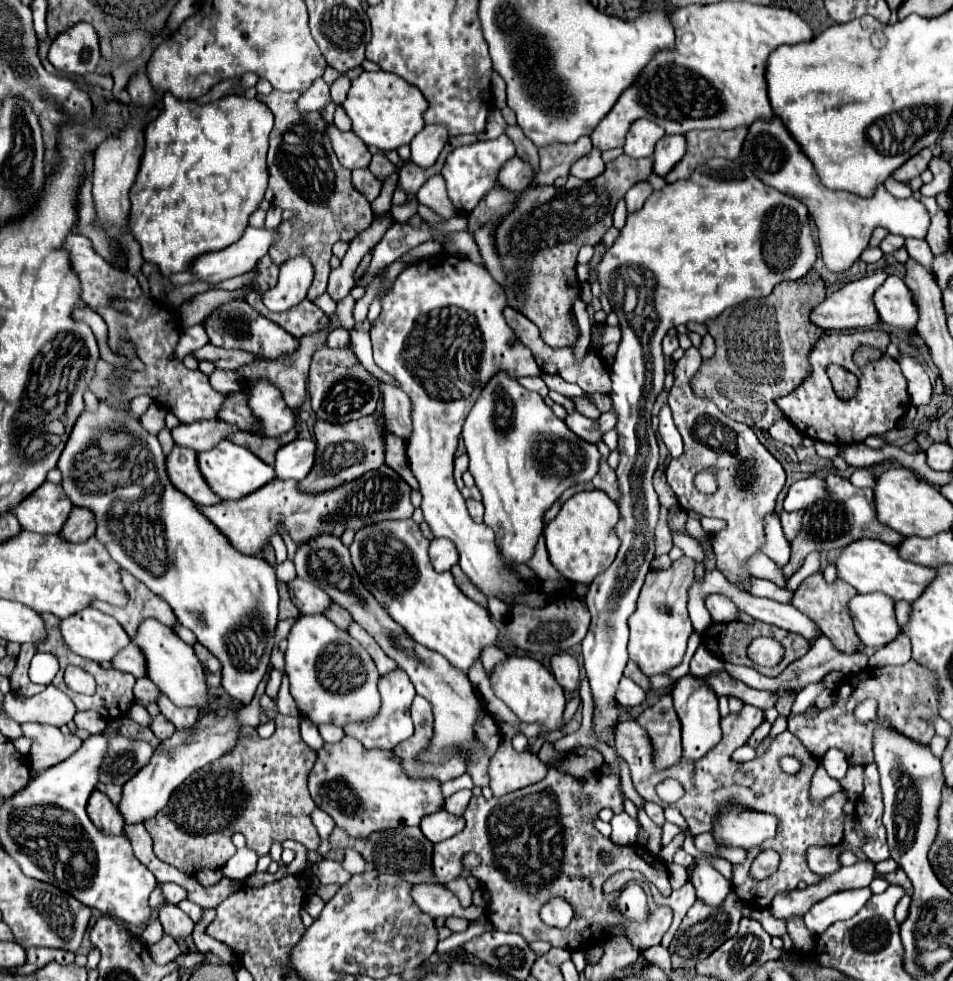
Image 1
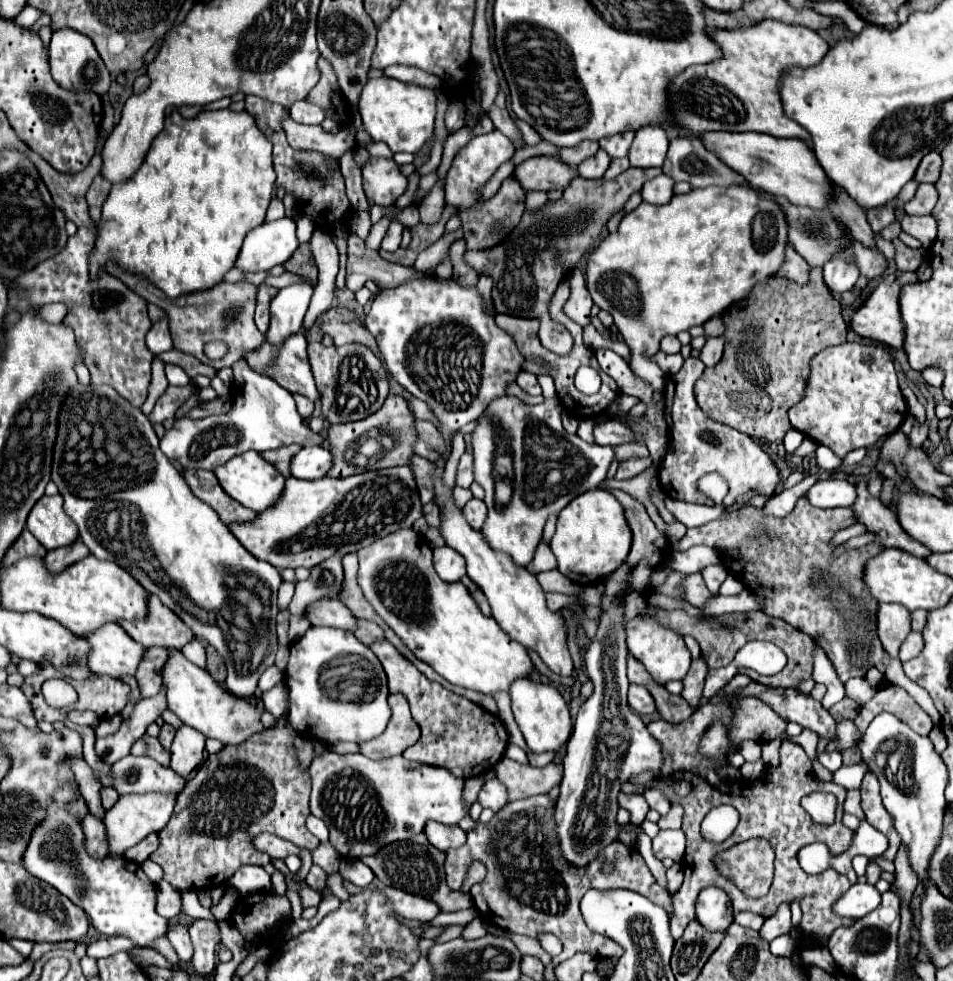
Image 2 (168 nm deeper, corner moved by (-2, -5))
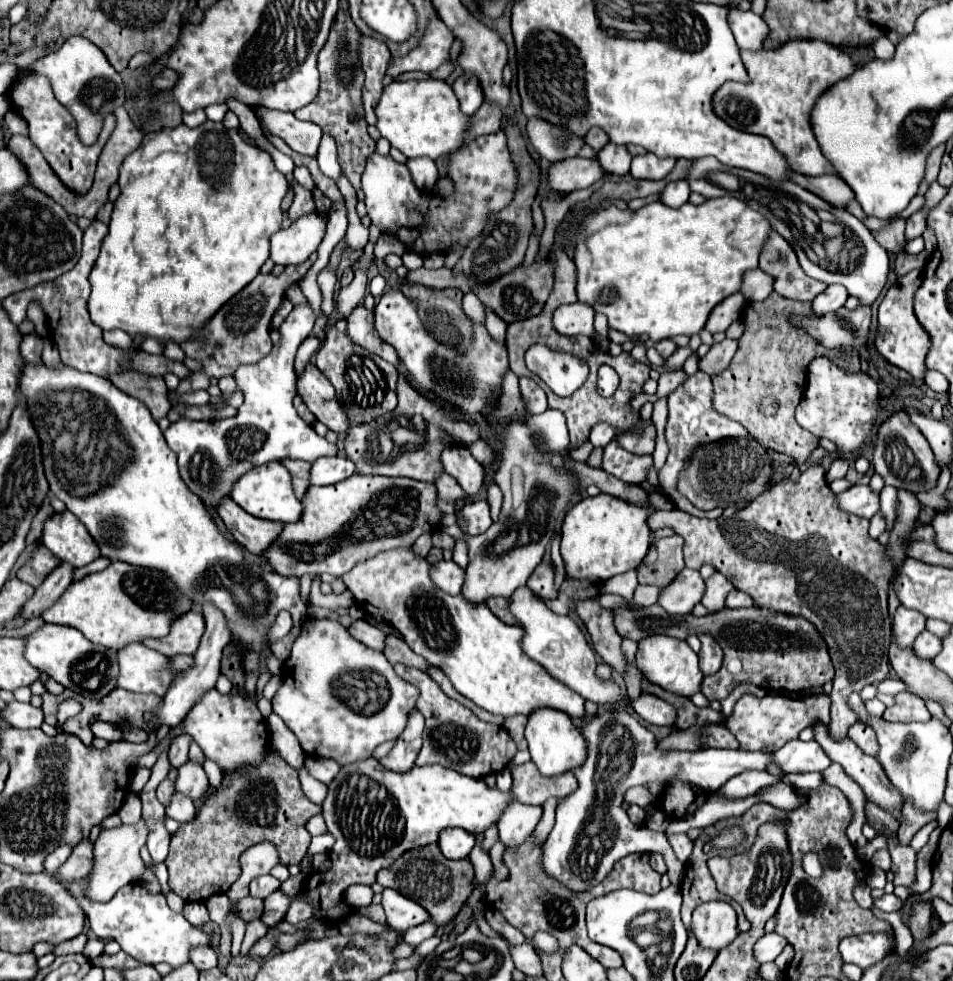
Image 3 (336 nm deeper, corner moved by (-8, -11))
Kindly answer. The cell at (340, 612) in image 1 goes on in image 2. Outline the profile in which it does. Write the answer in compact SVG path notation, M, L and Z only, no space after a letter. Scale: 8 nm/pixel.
M360 619L360 627L354 631L354 635L356 635L364 645L372 645L372 643L384 639L384 631L382 631L374 621L364 621L364 619Z

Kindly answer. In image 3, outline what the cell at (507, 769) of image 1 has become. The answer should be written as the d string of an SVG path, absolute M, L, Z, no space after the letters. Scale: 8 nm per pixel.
M532 761L514 767L512 779L512 795L526 805L542 805L548 797L562 799L578 787L578 781L572 773L544 777Z

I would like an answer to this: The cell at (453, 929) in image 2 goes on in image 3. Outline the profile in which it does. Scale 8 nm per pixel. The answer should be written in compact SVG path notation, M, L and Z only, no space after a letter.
M434 936L428 938L415 948L414 954L427 956L430 953L432 953L440 943L441 943L440 937Z

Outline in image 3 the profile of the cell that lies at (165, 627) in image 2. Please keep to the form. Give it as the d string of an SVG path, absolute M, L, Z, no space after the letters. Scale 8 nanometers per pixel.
M200 611L184 613L182 617L174 619L170 633L162 639L146 639L142 641L146 647L160 651L166 657L174 657L180 653L192 655L198 649L200 637L204 633L204 617Z

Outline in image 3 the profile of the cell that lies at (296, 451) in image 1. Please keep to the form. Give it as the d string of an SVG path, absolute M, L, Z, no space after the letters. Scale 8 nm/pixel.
M318 457L310 469L310 485L334 485L354 473L354 463L346 457Z

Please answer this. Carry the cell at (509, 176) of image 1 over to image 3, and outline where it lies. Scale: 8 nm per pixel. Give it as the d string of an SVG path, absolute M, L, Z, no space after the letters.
M568 159L568 161L556 161L548 169L548 185L550 189L568 195L576 189L590 187L604 175L600 163L596 159Z

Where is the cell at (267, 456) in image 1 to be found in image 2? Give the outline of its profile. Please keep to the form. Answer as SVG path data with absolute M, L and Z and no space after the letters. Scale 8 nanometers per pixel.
M288 445L288 447L282 447L282 449L272 449L272 451L264 451L264 459L270 461L272 465L276 465L276 469L284 475L284 477L290 477L290 461L292 457L296 455L296 451L300 451L302 447L300 445Z

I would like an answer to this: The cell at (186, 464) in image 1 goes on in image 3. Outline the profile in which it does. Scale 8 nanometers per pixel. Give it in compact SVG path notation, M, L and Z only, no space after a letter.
M224 497L216 509L220 521L230 531L230 535L250 553L262 553L282 531L282 523L262 521L240 509L232 497Z

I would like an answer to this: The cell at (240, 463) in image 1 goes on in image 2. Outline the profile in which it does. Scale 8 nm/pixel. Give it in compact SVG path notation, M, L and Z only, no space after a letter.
M246 451L234 459L230 459L228 463L220 465L216 471L216 477L222 485L222 489L232 497L236 499L238 503L242 503L244 507L248 509L254 509L254 511L264 511L268 507L272 507L282 491L284 491L284 477L280 475L280 471L276 471L276 467L272 463L268 463L258 451Z

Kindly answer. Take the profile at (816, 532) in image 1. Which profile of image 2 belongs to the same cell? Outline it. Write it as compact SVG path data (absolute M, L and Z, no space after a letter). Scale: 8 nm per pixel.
M862 479L858 485L858 499L852 505L856 519L860 523L864 523L868 527L870 533L876 535L876 541L882 543L884 547L896 547L902 551L912 553L914 557L930 557L932 551L928 547L924 547L922 543L918 543L916 539L912 539L898 523L898 517L892 509L884 507L880 503L878 497L874 497L868 491L868 481Z

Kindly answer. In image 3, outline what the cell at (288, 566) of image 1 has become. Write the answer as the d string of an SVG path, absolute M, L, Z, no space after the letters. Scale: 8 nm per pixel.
M280 611L278 617L276 617L276 623L274 623L272 631L270 631L270 641L268 643L274 643L276 639L284 637L290 629L292 629L292 617L290 617L290 613L288 611Z

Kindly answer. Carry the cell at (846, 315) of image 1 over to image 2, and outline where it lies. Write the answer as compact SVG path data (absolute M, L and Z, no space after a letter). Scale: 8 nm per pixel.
M896 271L892 275L886 275L878 287L872 291L872 295L866 299L866 303L854 313L852 317L852 331L858 333L860 337L866 337L866 339L872 339L872 341L878 341L878 343L884 343L888 347L894 347L894 349L902 349L904 347L904 323L902 323L902 315L900 315L900 289L906 285L906 283L918 283L918 273L916 271Z

